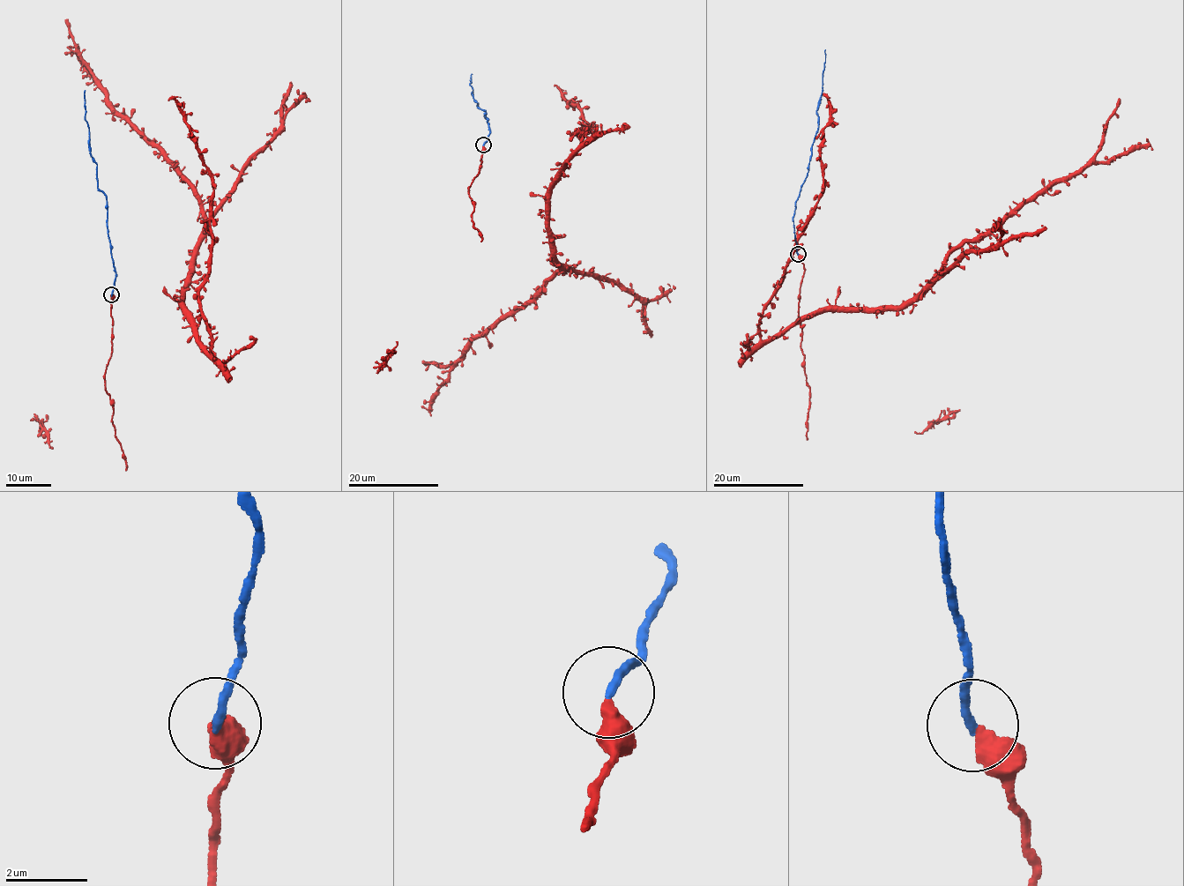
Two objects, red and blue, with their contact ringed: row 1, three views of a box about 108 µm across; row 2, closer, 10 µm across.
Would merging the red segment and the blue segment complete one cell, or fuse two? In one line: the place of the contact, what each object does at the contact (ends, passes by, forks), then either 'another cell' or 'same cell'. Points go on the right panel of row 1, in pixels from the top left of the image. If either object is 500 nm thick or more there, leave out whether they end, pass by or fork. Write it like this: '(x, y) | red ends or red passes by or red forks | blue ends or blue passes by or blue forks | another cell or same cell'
(798, 254) | red ends | blue ends | same cell

